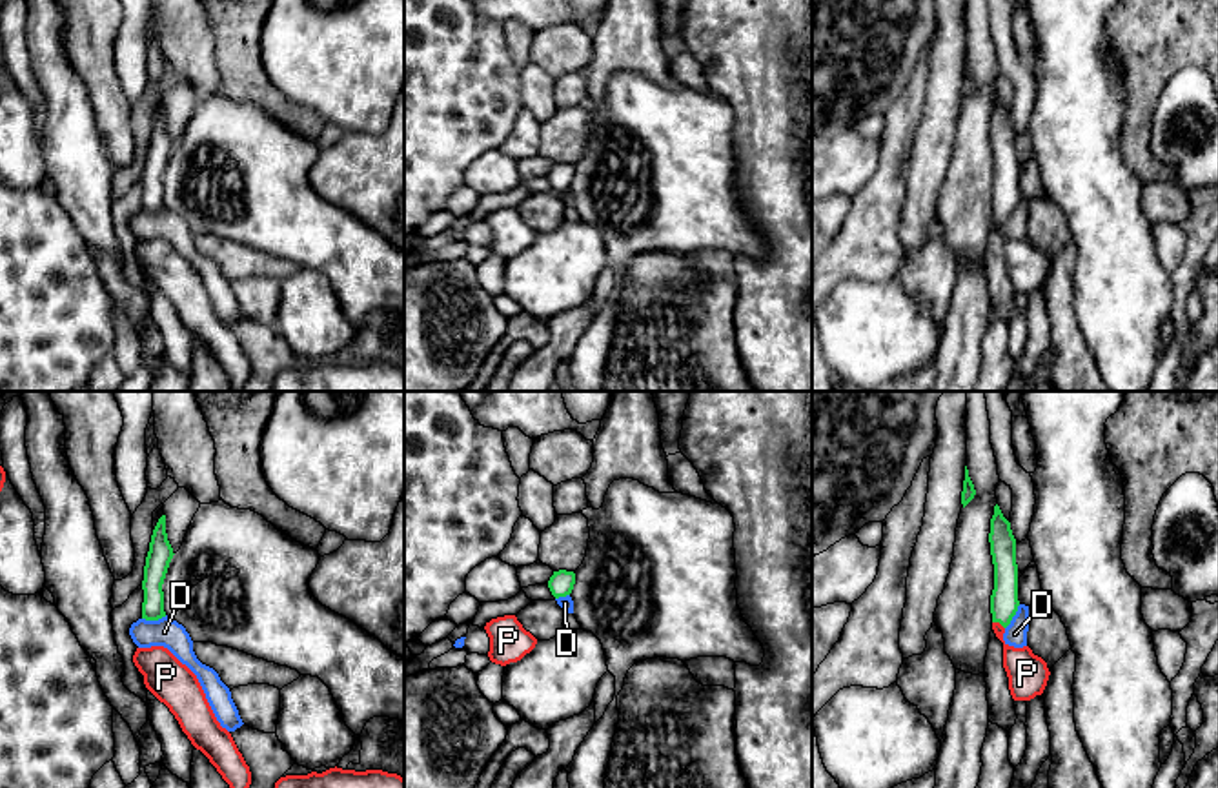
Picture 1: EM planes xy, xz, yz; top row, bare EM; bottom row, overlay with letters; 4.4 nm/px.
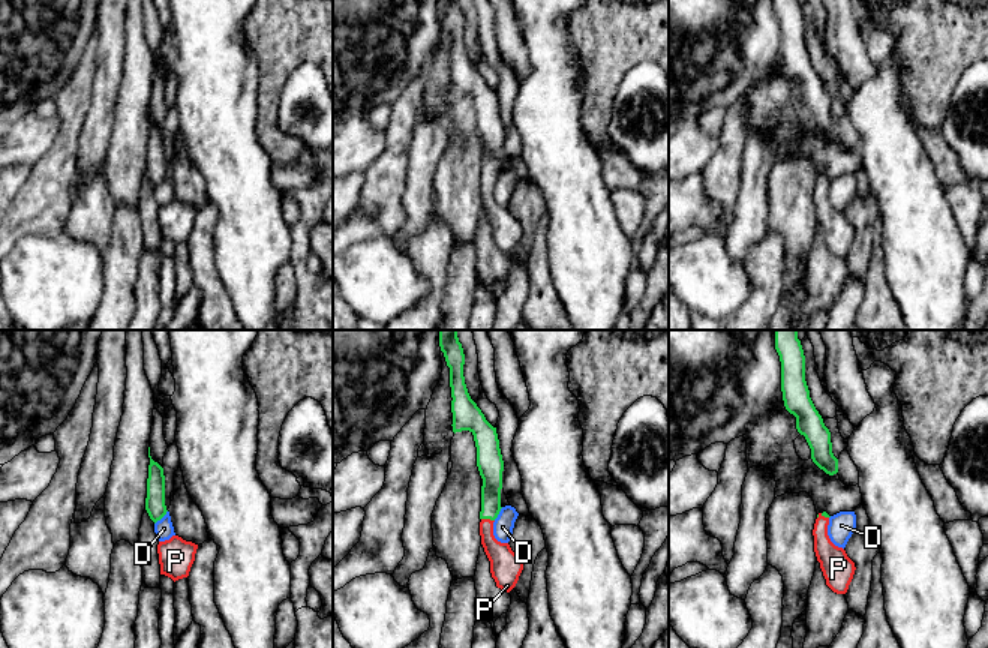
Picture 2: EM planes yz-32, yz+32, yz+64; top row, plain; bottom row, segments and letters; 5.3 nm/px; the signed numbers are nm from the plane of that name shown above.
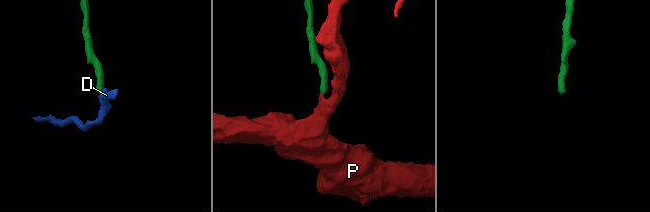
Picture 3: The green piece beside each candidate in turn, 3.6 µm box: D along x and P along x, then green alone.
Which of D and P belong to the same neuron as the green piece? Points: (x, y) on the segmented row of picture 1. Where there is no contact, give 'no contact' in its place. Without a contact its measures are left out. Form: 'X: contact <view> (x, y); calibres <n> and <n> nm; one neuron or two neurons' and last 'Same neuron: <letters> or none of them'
D: contact xy (153, 619); calibres 110 and 130 nm; two neurons
P: contact yz (998, 621); calibres 130 and 160 nm; one neuron
Same neuron: P

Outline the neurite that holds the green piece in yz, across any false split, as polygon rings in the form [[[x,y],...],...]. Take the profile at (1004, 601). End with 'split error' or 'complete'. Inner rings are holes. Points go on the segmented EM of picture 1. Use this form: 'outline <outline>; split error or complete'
outline [[[994,506],[994,515],[990,519],[990,555],[994,564],[994,590],[990,595],[990,613],[992,613],[992,630],[996,637],[1003,642],[1003,668],[1009,677],[1009,690],[1014,701],[1030,701],[1036,695],[1041,695],[1047,681],[1049,681],[1049,668],[1047,662],[1034,655],[1029,646],[1014,648],[1003,641],[1005,628],[1010,624],[1012,617],[1018,611],[1018,564],[1016,564],[1016,539],[1010,530],[1010,522],[1003,517],[1000,506]]]; split error

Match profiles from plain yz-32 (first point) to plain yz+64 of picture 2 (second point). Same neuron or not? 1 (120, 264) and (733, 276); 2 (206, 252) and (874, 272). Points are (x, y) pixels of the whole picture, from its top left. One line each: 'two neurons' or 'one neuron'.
1: two neurons
2: one neuron

